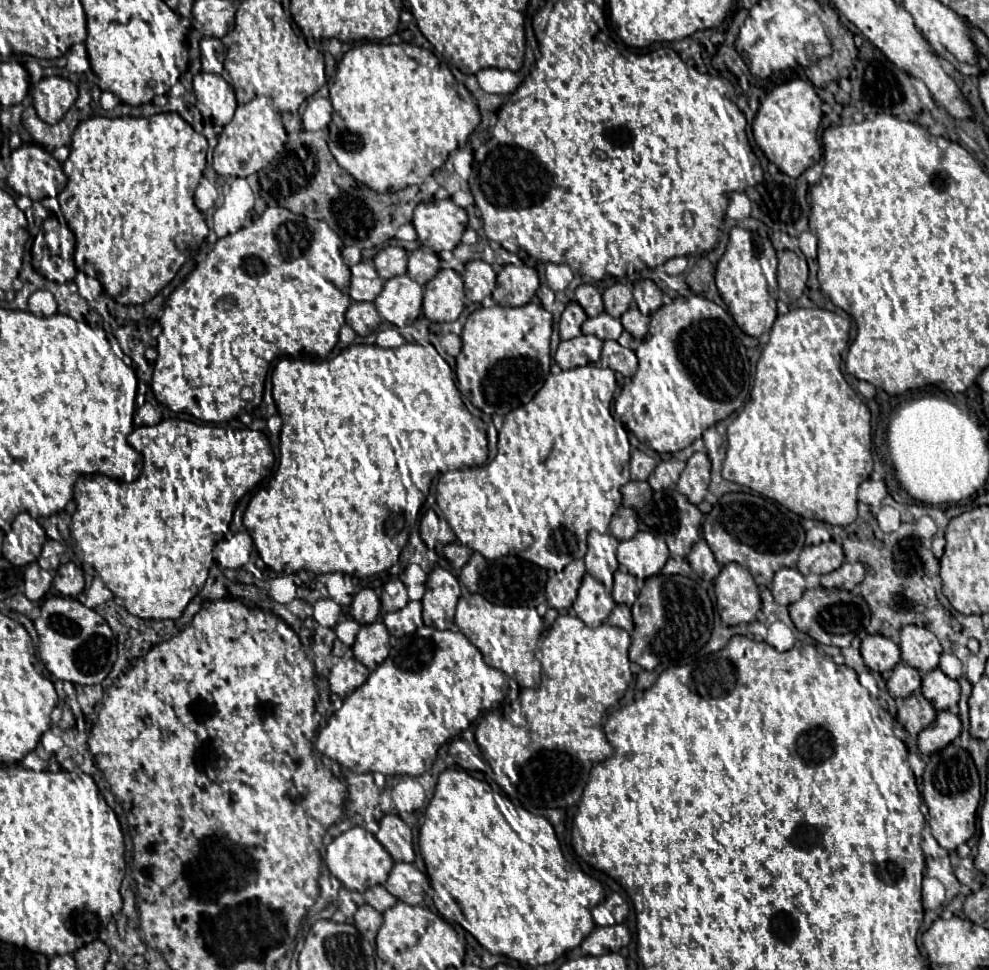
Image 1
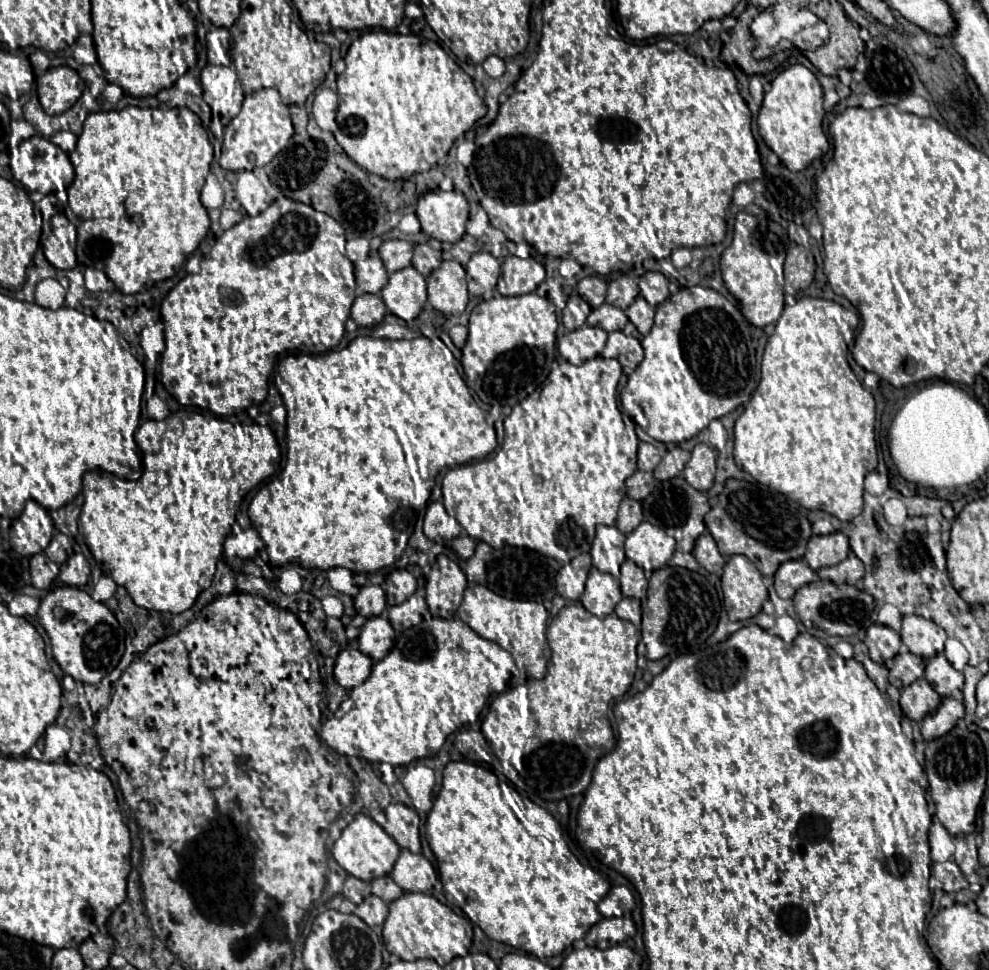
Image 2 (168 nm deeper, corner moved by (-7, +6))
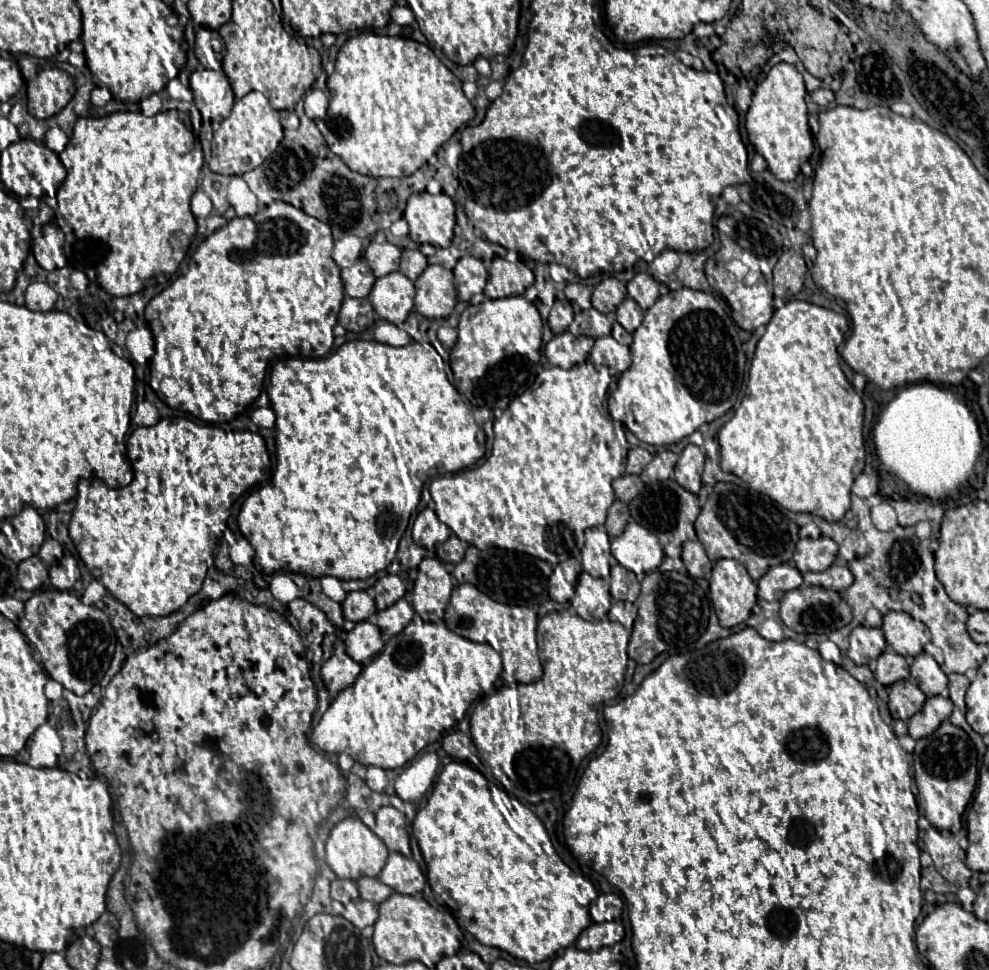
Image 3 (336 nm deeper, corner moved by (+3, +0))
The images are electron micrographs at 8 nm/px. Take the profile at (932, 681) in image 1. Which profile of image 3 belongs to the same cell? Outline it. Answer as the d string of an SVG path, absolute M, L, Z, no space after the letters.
M922 652L914 658L914 664L910 666L910 680L916 686L920 686L920 690L928 698L944 694L948 688L948 676L942 672L938 662L926 652Z

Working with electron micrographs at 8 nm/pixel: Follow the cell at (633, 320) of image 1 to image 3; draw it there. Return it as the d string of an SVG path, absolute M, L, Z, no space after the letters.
M626 298L616 310L616 320L628 332L634 332L642 324L642 316L644 316L644 310L640 310L640 306L636 306L636 302L632 298Z

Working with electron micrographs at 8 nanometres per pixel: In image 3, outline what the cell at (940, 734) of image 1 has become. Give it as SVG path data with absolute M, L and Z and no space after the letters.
M942 696L928 698L924 708L908 720L910 736L914 740L930 736L942 722L946 722L952 716L952 708L954 704L950 702L950 698L942 698Z

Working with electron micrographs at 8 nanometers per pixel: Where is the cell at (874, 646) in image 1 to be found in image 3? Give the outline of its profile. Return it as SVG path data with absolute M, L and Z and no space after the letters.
M858 626L850 634L850 650L848 656L858 664L868 664L868 660L876 660L886 650L886 640L880 628Z

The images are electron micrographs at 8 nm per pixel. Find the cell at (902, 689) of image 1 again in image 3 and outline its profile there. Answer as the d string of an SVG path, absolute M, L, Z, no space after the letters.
M886 650L878 658L878 666L876 666L874 676L876 676L876 680L880 684L892 686L898 680L908 680L910 678L910 664L908 664L908 660L904 656Z

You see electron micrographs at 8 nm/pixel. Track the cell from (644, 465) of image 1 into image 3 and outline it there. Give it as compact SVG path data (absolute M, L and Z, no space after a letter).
M632 448L628 452L628 462L626 462L626 472L628 474L640 474L652 460L652 454L644 448Z

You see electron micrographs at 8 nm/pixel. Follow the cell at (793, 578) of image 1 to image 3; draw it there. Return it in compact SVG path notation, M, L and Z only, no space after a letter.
M780 564L770 568L760 580L758 580L758 598L764 598L768 602L780 600L788 590L802 586L802 574L794 564Z

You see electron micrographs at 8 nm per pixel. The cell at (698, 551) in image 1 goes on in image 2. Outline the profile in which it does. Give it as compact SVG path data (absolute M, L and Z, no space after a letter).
M704 532L698 540L696 540L696 546L694 546L694 558L698 560L698 564L702 566L702 568L706 568L708 572L712 572L712 574L716 574L716 576L720 576L722 574L722 568L724 568L724 556L718 552L718 548L716 548L716 542L714 542L714 538L708 534L708 532Z

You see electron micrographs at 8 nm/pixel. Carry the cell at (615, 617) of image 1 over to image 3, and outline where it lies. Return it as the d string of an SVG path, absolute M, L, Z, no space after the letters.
M614 602L608 612L608 618L620 622L626 630L632 630L636 617L637 607L631 602Z

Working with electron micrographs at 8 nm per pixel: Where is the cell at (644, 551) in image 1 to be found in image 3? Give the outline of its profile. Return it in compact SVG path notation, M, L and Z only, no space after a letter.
M630 522L626 530L612 540L612 556L626 570L632 570L638 578L642 578L662 564L664 550L656 534L636 522Z

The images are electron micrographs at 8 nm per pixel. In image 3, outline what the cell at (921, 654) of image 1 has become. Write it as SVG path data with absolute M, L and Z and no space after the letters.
M888 612L882 632L888 646L900 656L918 656L930 642L930 630L904 612Z

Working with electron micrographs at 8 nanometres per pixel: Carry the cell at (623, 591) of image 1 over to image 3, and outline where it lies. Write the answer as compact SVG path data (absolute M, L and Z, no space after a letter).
M614 564L610 571L610 594L614 600L634 602L640 594L640 582L636 580L634 572Z

